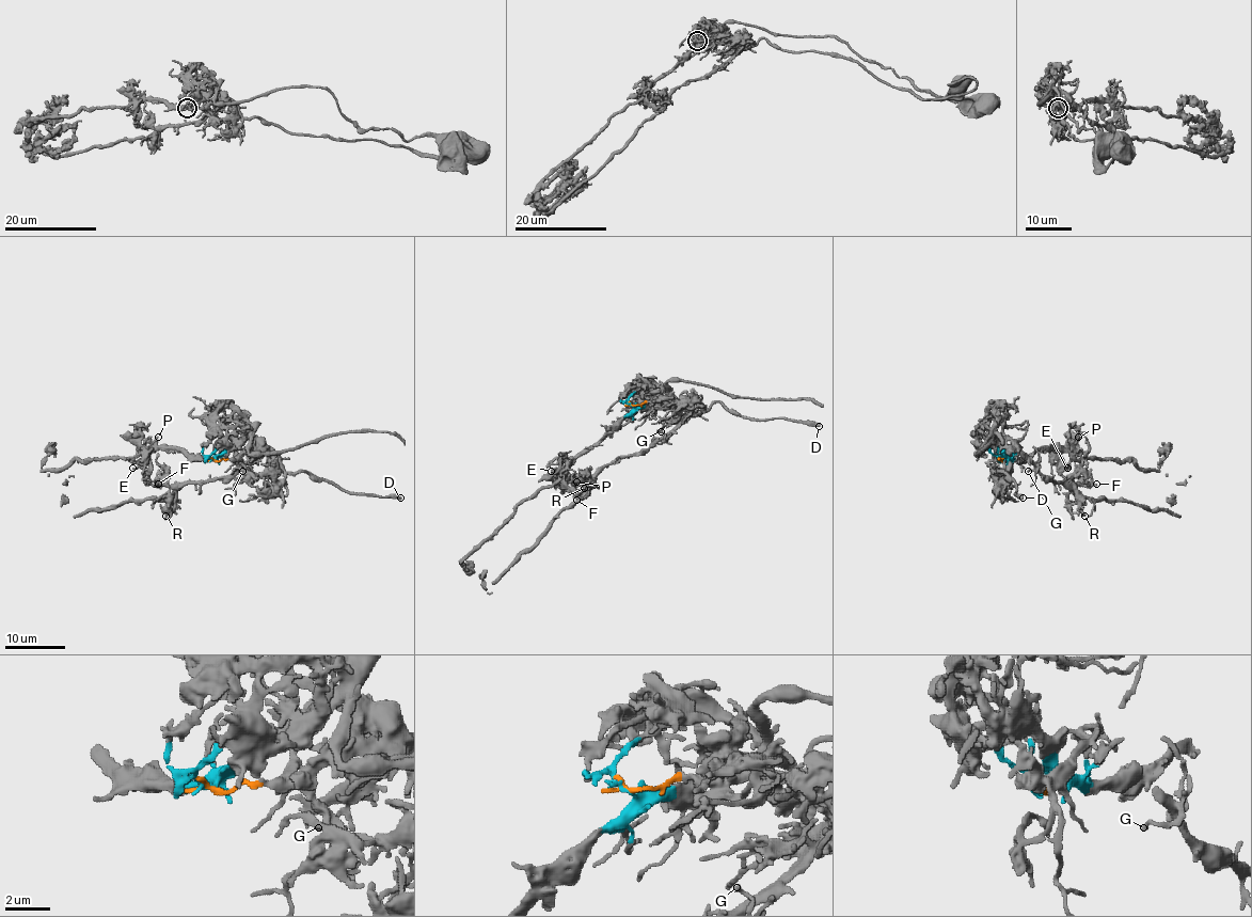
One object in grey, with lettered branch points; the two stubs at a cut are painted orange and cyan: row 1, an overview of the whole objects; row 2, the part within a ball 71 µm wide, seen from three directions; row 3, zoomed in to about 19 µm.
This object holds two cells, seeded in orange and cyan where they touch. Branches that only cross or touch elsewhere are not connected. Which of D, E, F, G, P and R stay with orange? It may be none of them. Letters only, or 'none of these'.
D, F, G, R

